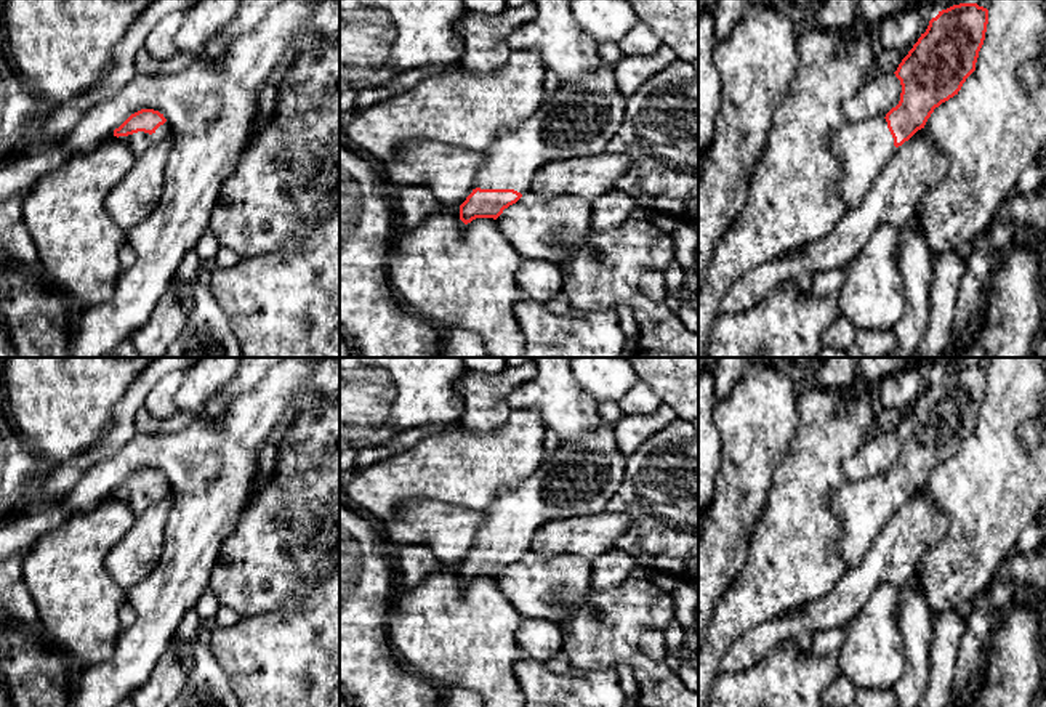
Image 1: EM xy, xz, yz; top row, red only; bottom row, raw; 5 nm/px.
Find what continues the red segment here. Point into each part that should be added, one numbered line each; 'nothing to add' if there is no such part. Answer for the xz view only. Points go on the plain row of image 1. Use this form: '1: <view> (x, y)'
1: xz (582, 476)

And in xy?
1: xy (140, 502)

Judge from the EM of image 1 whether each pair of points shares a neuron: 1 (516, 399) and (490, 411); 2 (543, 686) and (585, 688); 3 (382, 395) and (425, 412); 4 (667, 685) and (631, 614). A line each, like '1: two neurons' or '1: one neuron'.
1: two neurons
2: one neuron
3: one neuron
4: one neuron

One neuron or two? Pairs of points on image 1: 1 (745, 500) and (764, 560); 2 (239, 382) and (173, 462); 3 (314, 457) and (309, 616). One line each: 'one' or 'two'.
1: two
2: two
3: two

